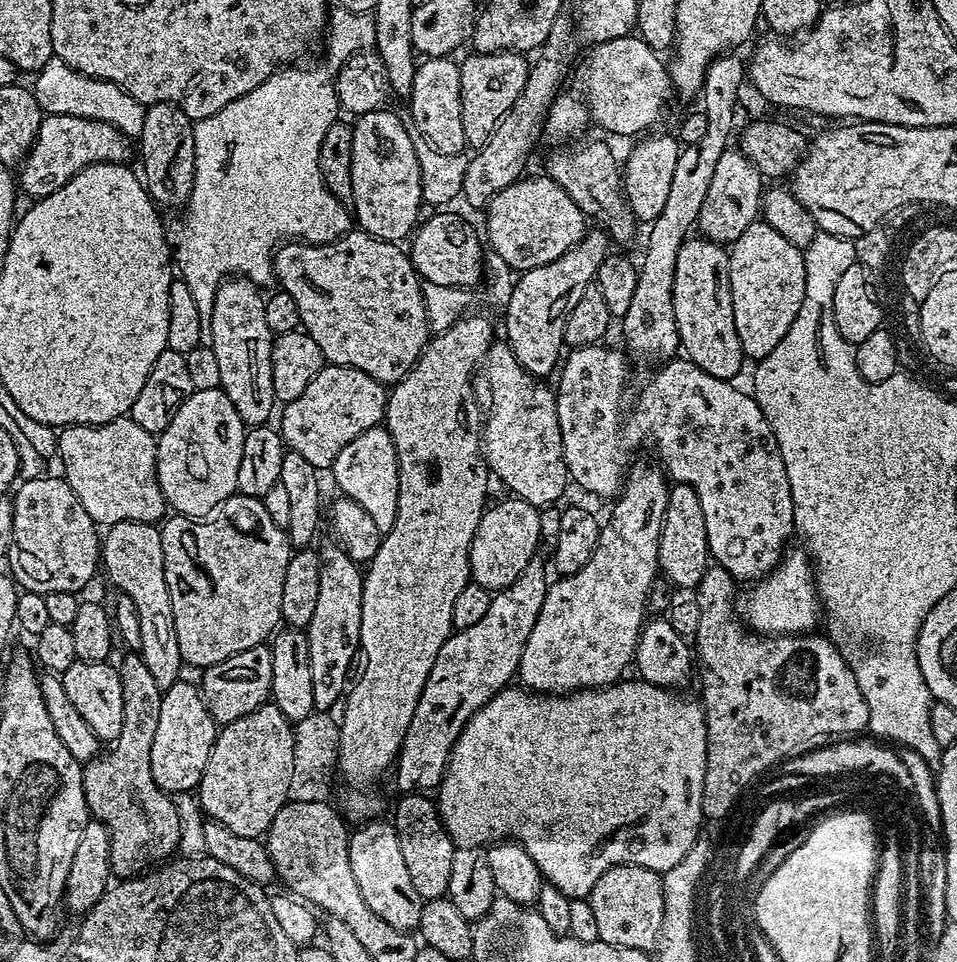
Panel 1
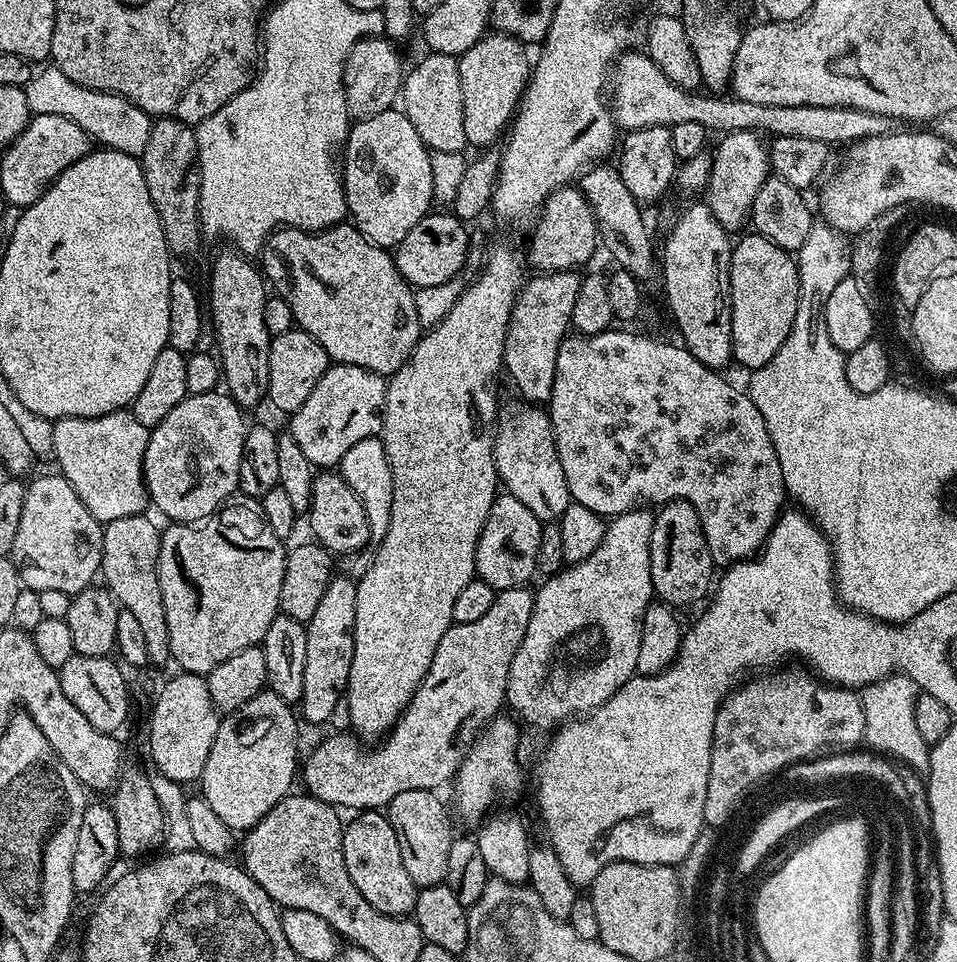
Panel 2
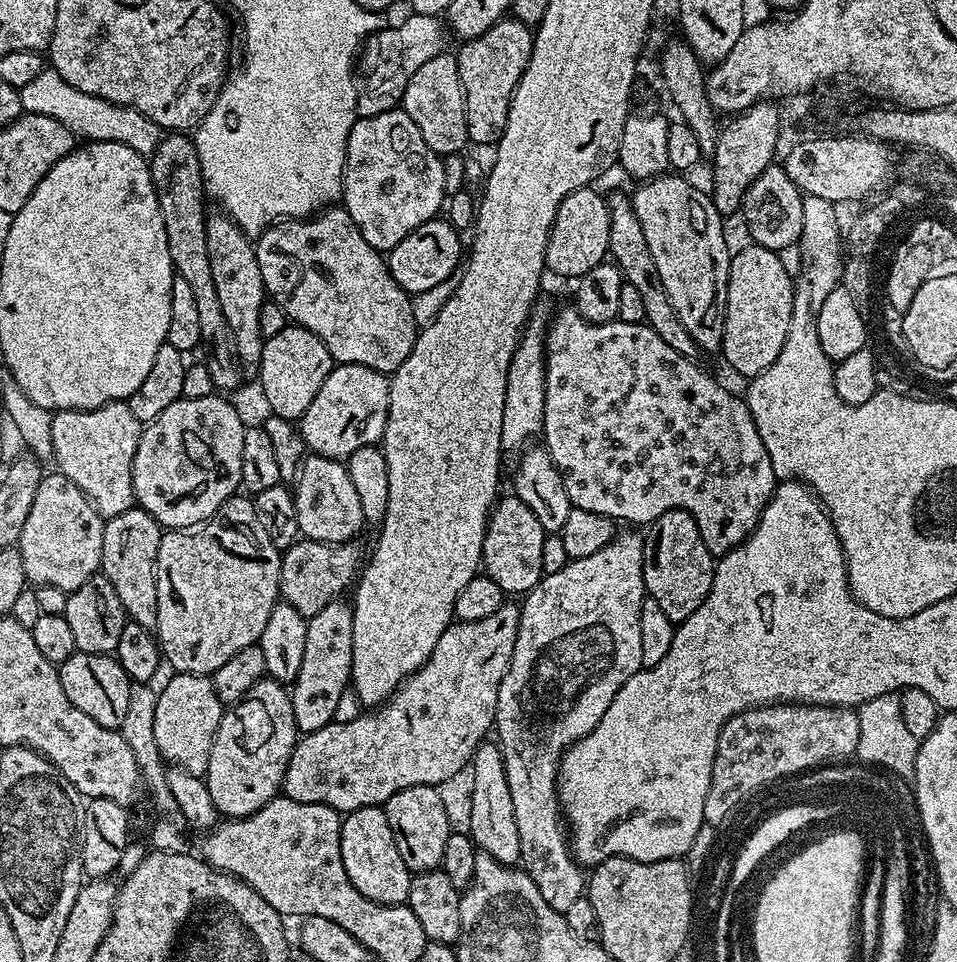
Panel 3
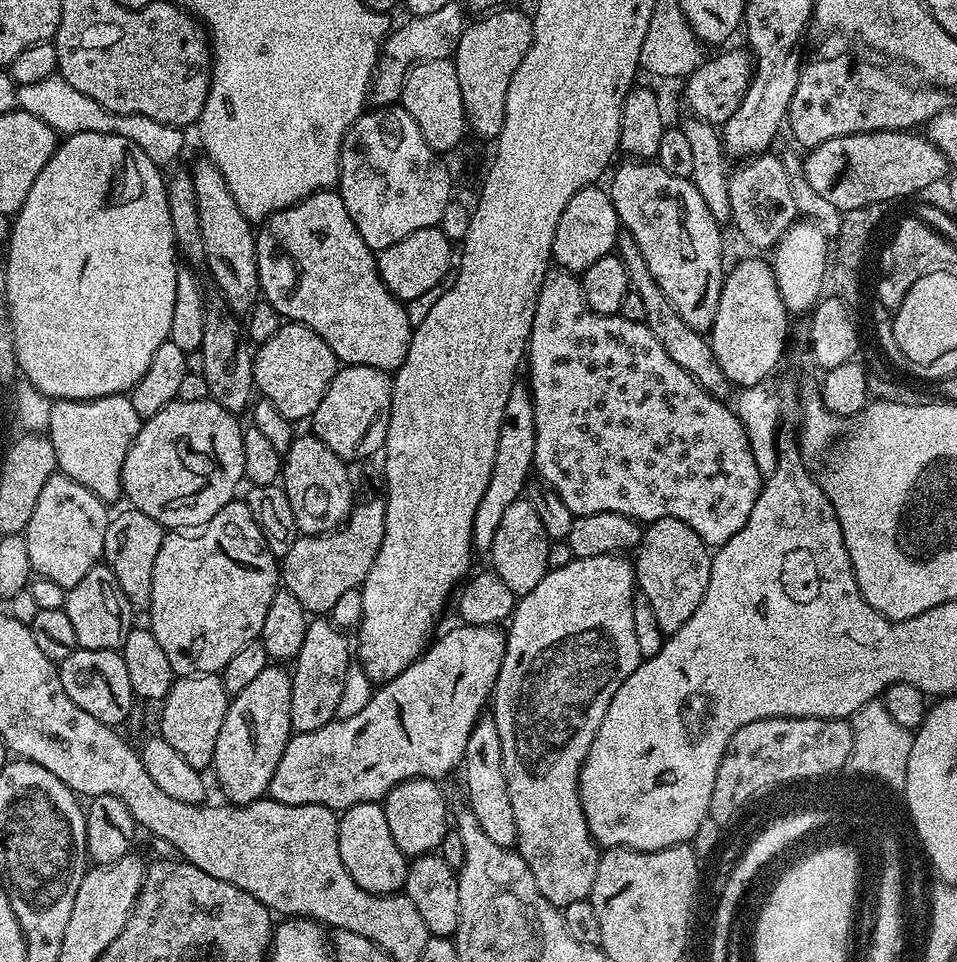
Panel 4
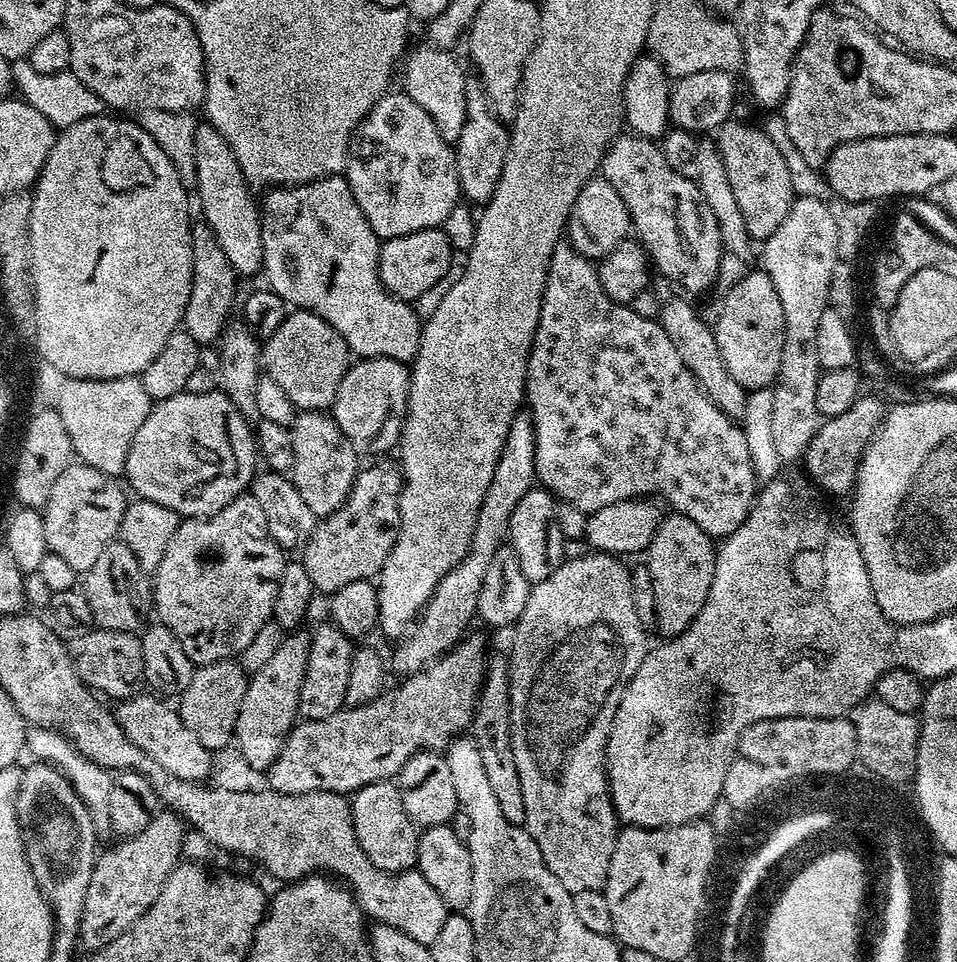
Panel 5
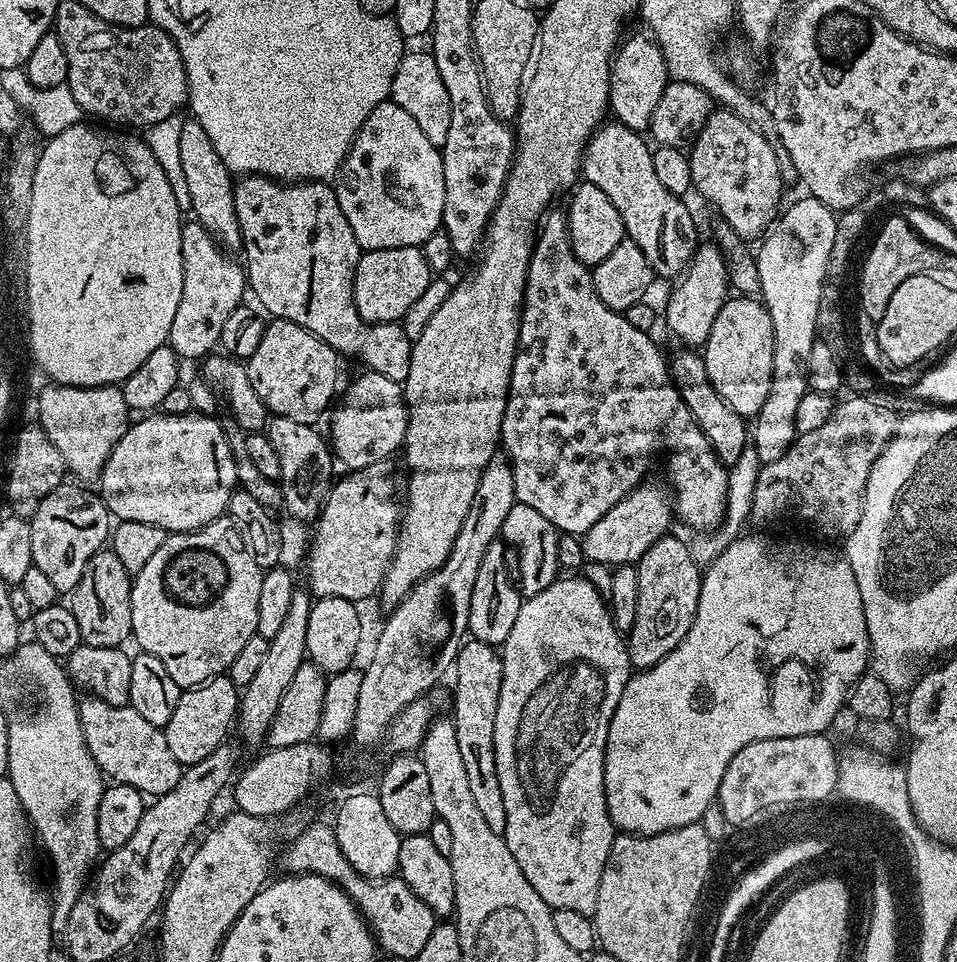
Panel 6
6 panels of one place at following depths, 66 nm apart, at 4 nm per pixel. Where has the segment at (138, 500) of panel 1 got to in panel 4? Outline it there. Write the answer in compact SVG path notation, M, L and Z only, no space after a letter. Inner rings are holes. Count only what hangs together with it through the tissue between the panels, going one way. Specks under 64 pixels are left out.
M127 395L103 396L97 400L58 400L53 403L46 431L56 455L57 469L86 486L99 500L121 499L124 463L128 448L138 434L142 417Z

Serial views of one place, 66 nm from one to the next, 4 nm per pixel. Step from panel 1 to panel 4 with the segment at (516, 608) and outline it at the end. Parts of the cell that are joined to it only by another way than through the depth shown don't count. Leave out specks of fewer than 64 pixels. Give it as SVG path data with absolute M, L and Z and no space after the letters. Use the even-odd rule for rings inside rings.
M461 623L460 628L452 628L445 636L437 635L429 643L423 656L418 657L414 663L402 674L398 674L392 680L387 680L375 689L376 693L357 710L353 716L337 718L332 720L326 726L318 730L309 732L296 732L288 740L286 750L278 762L278 770L274 770L274 778L270 780L270 786L267 795L274 800L281 800L284 804L321 804L333 810L343 810L354 806L355 804L371 804L373 802L383 801L388 795L389 790L398 786L402 782L412 780L415 776L421 776L427 780L443 781L443 776L448 776L452 771L461 767L466 750L466 742L474 730L476 723L485 715L492 699L492 691L496 689L496 679L498 670L502 666L502 658L506 654L507 635L499 627L487 624L486 626L474 626L473 624Z

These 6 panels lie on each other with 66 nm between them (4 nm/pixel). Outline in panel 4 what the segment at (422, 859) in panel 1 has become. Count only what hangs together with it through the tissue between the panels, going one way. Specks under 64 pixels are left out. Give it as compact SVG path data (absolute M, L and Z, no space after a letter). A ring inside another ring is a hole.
M415 776L412 780L391 788L384 797L382 807L390 826L390 834L394 834L394 842L398 842L398 850L402 850L405 857L415 858L435 853L450 831L450 812L448 816L440 787L435 780Z

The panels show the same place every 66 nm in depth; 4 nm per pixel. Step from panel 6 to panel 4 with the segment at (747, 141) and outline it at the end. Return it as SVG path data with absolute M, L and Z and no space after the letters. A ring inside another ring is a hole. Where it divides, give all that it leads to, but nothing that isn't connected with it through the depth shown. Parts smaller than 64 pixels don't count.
M761 154L751 157L740 169L733 171L728 178L728 189L730 190L730 206L732 207L731 223L736 224L736 228L740 231L740 236L746 243L752 247L752 250L760 250L756 248L765 248L771 250L776 247L776 243L782 238L782 234L792 224L796 223L798 213L794 204L793 191L791 190L791 178L787 176L786 166L783 159L779 155Z

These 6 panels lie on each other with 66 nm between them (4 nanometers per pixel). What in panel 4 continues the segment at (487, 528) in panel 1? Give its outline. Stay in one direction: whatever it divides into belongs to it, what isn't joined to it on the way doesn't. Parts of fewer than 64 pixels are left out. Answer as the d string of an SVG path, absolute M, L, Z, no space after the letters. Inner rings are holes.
M528 498L516 500L507 508L506 514L502 514L498 530L494 530L494 542L490 549L491 571L496 572L517 597L525 596L538 586L538 582L542 582L545 572L549 571L548 546L550 539L543 529L539 507L535 503L532 505Z

